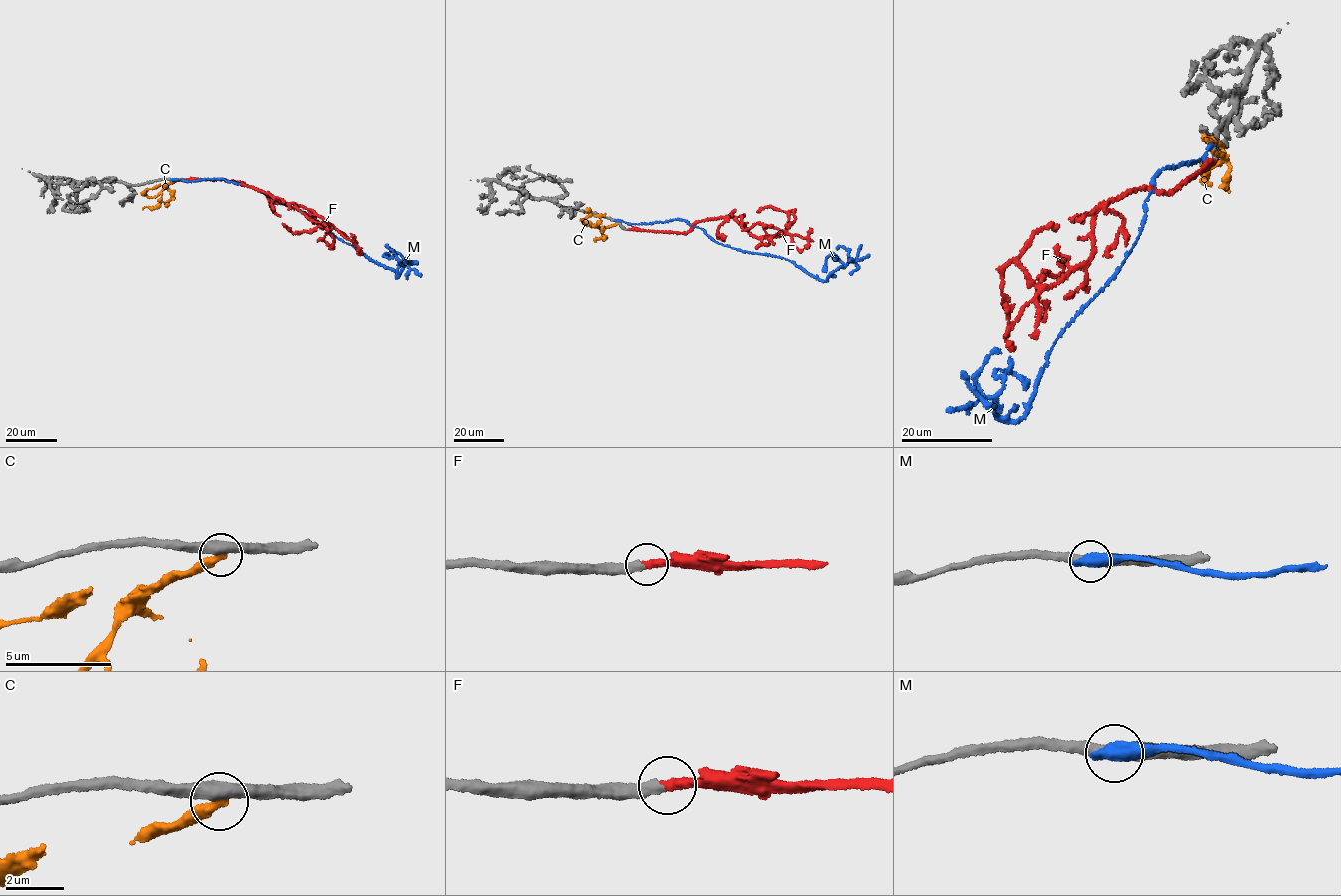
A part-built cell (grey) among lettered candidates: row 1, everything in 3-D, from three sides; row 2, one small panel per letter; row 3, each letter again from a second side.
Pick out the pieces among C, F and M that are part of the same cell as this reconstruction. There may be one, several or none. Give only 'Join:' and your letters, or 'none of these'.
Join: F

